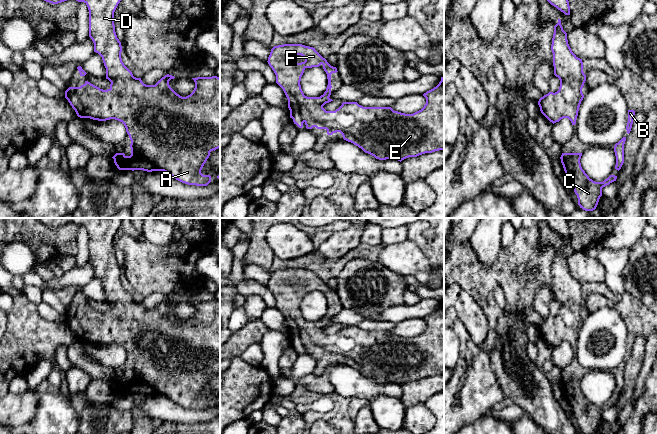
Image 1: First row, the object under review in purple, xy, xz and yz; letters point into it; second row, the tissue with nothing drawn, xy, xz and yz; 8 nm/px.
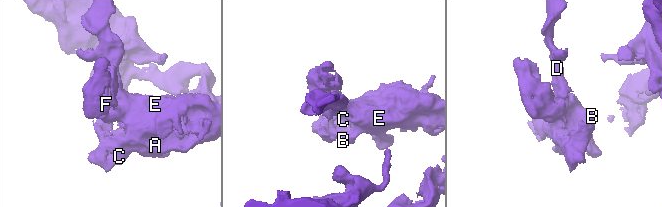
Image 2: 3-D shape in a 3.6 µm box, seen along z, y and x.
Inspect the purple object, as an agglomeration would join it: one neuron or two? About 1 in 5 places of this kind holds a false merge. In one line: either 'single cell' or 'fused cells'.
single cell

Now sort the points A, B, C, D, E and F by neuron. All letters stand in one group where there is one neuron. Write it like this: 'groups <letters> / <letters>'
groups A B C D E F

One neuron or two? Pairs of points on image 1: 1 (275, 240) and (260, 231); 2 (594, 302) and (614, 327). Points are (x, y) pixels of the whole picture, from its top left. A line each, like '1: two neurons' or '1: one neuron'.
1: two neurons
2: two neurons

